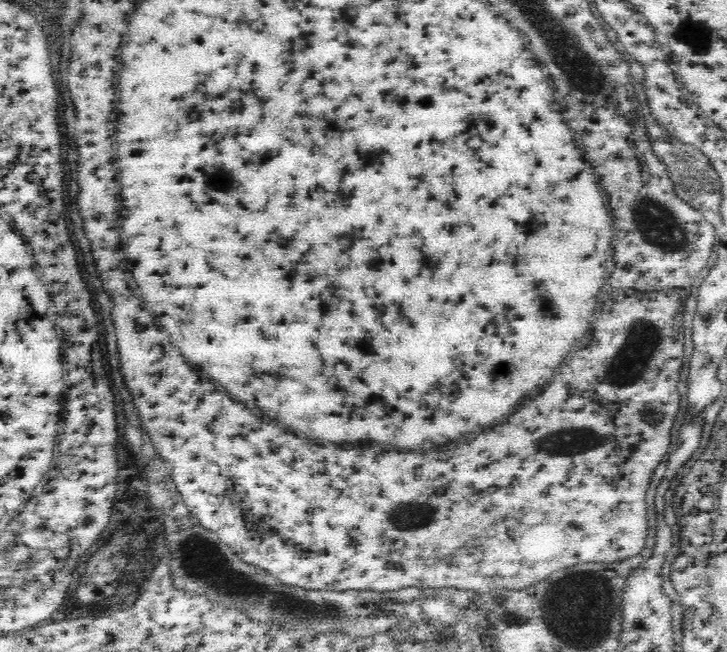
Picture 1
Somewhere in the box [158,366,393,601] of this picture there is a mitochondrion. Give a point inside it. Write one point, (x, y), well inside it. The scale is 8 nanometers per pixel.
(202, 547)

